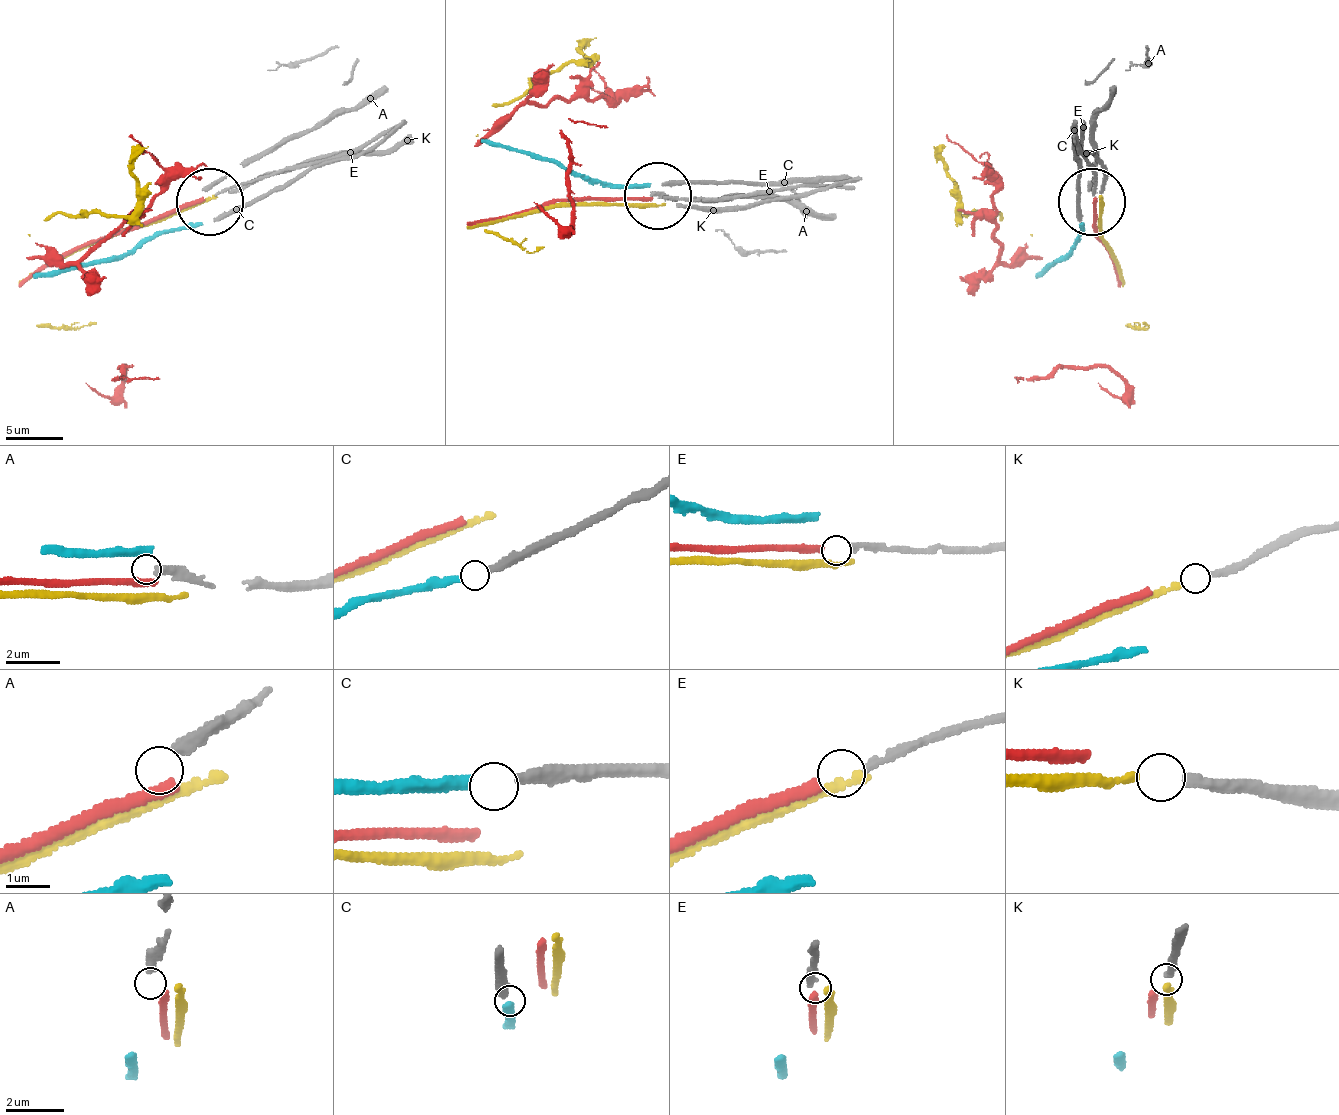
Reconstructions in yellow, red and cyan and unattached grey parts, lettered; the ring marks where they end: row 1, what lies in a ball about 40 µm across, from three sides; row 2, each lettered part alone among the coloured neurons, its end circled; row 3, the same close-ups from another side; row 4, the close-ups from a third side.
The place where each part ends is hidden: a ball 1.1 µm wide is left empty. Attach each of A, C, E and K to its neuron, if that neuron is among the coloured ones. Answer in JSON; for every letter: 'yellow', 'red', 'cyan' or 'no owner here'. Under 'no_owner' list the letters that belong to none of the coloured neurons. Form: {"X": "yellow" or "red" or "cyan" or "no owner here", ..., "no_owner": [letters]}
{"A": "no owner here", "C": "cyan", "E": "red", "K": "yellow", "no_owner": ["A"]}

